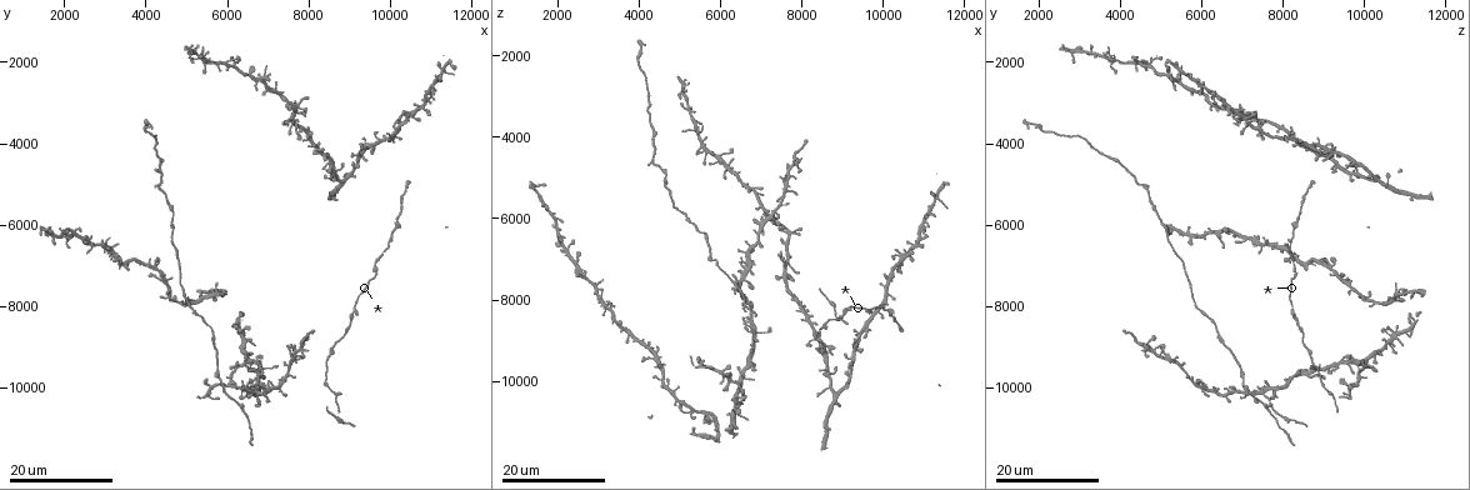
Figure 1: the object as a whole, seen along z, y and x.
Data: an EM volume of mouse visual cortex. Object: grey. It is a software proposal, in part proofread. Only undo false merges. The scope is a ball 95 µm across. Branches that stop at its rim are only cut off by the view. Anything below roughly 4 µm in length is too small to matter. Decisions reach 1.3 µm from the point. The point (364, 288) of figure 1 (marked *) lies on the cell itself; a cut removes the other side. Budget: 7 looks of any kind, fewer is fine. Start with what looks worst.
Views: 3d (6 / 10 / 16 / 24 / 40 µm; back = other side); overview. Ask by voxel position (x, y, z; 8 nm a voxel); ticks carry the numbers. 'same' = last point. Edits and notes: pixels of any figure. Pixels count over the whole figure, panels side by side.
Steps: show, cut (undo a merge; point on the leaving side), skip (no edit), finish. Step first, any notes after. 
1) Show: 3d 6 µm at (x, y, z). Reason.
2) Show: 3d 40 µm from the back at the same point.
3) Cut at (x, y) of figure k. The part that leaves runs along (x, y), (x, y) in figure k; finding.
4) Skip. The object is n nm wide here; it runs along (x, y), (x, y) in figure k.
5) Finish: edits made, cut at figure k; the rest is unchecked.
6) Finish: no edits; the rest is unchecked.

Show: 3d 24 µm at (6200, 2050, 4650). Small branch off a trunk.

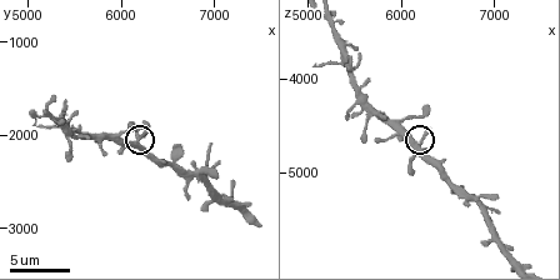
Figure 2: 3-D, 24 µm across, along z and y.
Show: 3d 6 µm at (6150, 2000, 4700).

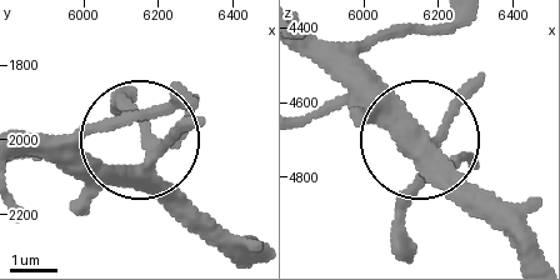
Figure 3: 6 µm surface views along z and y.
Skip. The object is 350 nm wide here; all the same cell.

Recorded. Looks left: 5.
Show: 3d 24 µm at (4300, 7000, 9200). Looks like a crossing.

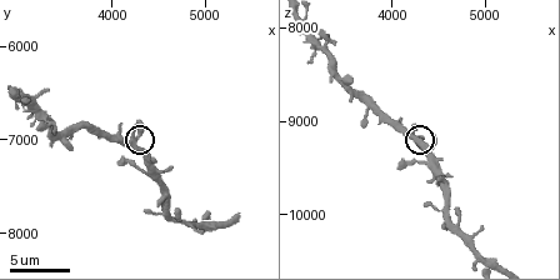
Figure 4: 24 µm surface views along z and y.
Show: 3d 6 µm at the same point. Zoom in.

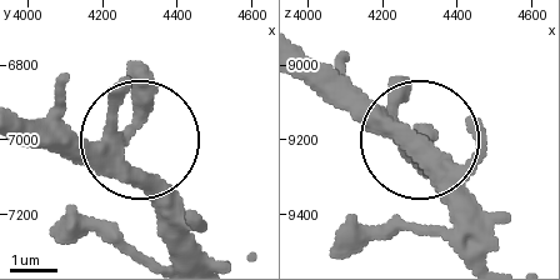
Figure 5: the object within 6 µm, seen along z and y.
Skip. 4 arms meet here; it runs along (190, 255), (126, 140), (71, 124), (66, 80) in figure 5; one cell here.

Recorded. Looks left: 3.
Show: 3d 16 µm at (6350, 9350, 10050). Arms part here.

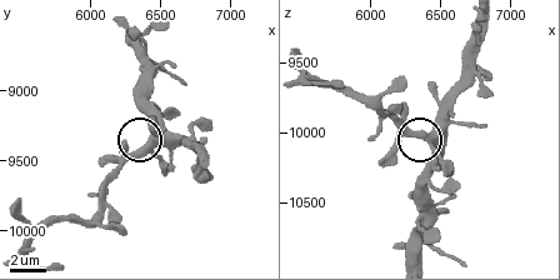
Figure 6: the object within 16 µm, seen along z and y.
Show: 3d 6 µm at (6420, 9380, 10020).

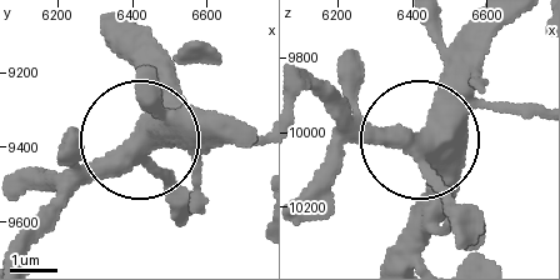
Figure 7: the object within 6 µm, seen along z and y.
Skip. The object is 400 nm wide here; one cell here.

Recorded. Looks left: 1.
Finish: no edits; the rest is unchecked.

